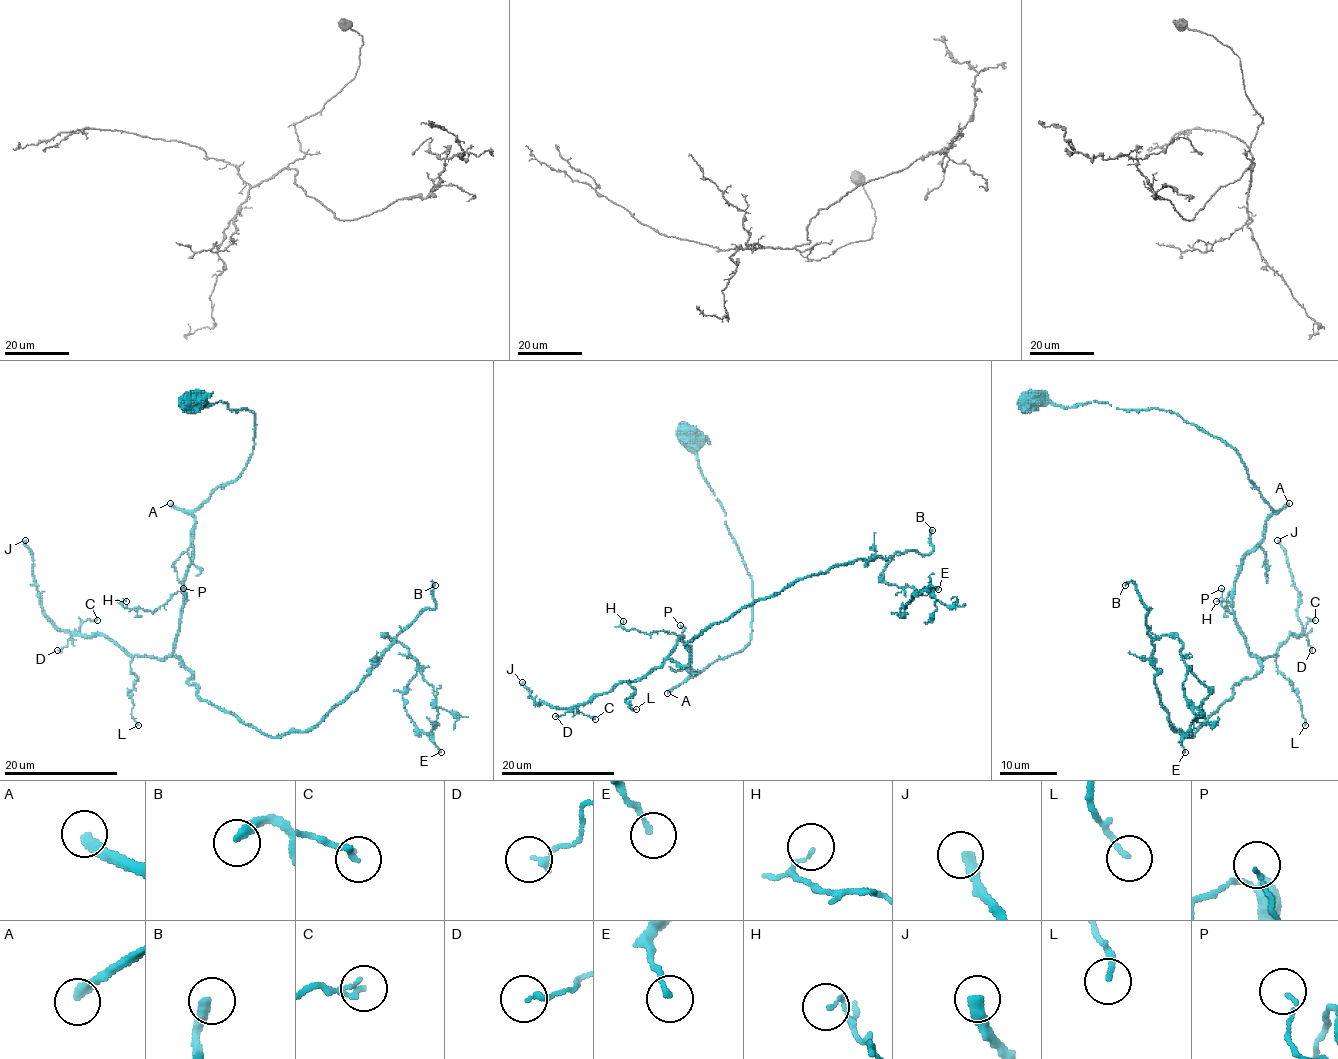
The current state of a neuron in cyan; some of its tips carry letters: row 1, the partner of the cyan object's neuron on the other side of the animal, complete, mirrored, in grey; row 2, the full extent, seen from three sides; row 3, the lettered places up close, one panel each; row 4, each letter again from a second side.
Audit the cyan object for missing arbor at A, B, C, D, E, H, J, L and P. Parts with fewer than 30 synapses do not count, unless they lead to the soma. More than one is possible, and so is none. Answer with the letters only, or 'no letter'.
A, B, J

